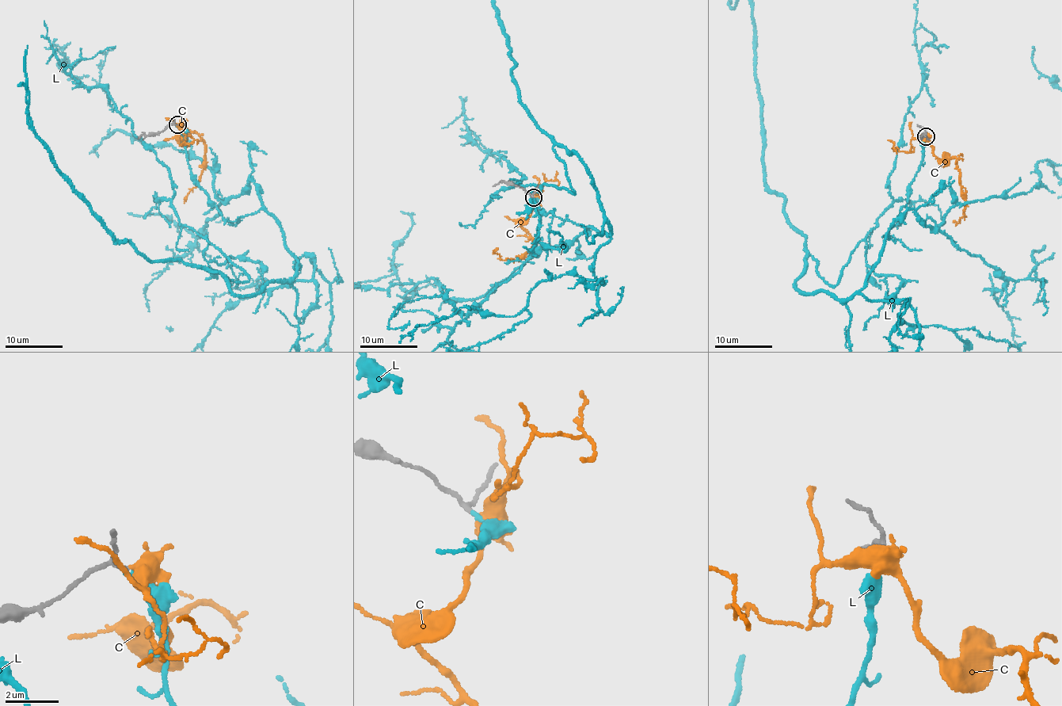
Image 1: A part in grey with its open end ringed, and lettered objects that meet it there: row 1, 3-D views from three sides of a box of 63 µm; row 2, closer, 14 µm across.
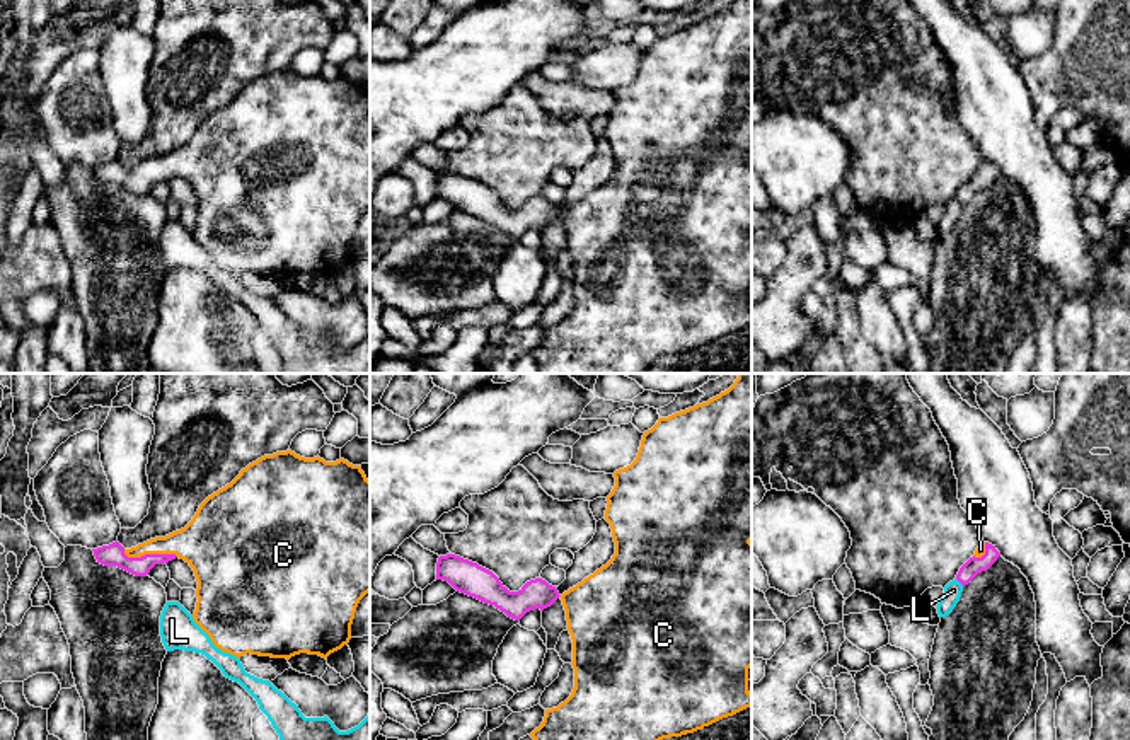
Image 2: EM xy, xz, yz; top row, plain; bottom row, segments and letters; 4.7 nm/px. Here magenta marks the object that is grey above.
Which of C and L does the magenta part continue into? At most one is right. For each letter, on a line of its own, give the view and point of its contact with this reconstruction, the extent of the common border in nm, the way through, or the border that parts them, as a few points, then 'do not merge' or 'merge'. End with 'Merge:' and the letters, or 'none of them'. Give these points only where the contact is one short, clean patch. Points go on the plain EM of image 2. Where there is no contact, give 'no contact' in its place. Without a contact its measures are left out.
C: contact xy (150, 173); length 260 nm; way xy (113, 173), (150, 173), (176, 162), (201, 161); merge
L: contact yz (960, 200); length 50 nm; border yz (957, 196), (963, 203); do not merge
Merge: C

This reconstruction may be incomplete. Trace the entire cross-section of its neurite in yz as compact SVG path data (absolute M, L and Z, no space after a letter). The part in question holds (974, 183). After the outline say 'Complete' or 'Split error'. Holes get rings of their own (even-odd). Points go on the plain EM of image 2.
M982 160L975 172L960 186L956 198L965 205L968 203L978 191L987 189L1000 174L995 164L989 160Z. Split error

